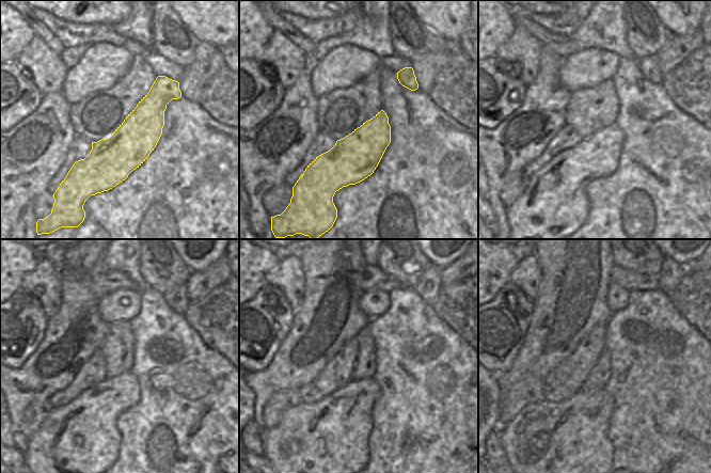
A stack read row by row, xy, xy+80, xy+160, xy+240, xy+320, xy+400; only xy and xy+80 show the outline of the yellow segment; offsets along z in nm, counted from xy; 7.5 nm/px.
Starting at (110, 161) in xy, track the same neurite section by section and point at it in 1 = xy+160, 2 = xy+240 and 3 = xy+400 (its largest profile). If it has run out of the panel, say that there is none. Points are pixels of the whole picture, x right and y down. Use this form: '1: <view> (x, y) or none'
1: xy+160 (554, 205)
2: xy+240 (76, 443)
3: xy+400 (561, 452)

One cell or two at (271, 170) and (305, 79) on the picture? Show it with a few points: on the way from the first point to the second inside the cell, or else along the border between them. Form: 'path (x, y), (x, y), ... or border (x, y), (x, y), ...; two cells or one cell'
path (295, 147), (305, 137), (304, 103); one cell

